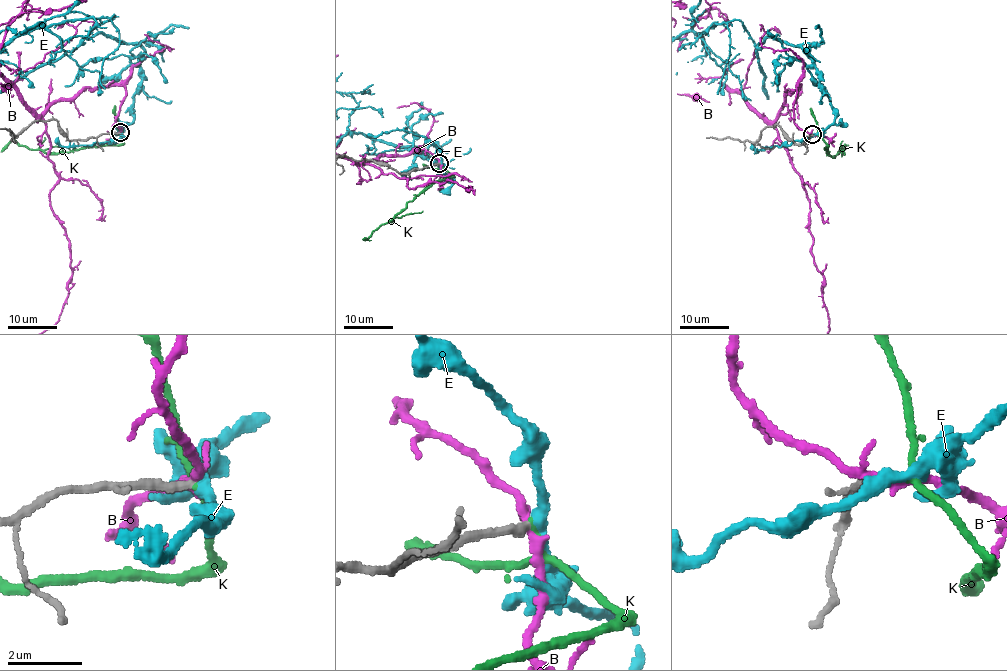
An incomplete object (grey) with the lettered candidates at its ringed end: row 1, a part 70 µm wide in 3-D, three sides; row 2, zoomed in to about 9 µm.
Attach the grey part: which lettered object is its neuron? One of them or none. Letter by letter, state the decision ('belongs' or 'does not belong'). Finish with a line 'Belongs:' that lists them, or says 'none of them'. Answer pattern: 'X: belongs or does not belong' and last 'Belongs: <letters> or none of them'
B: does not belong
E: does not belong
K: does not belong
Belongs: none of them

